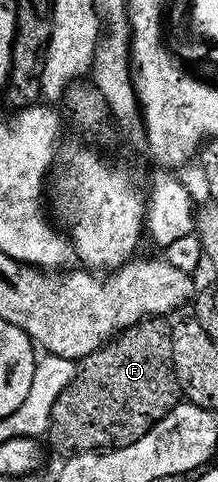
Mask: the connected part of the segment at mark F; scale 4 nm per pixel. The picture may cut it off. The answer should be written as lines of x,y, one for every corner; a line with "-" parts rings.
163,318
143,319
129,331
117,335
115,340
100,351
86,357
76,368
76,376
54,405
52,424
46,436
47,442
63,457
91,455
106,451
119,451
121,447
134,445
140,438
163,421
182,402
177,368
168,367
172,359
172,331

